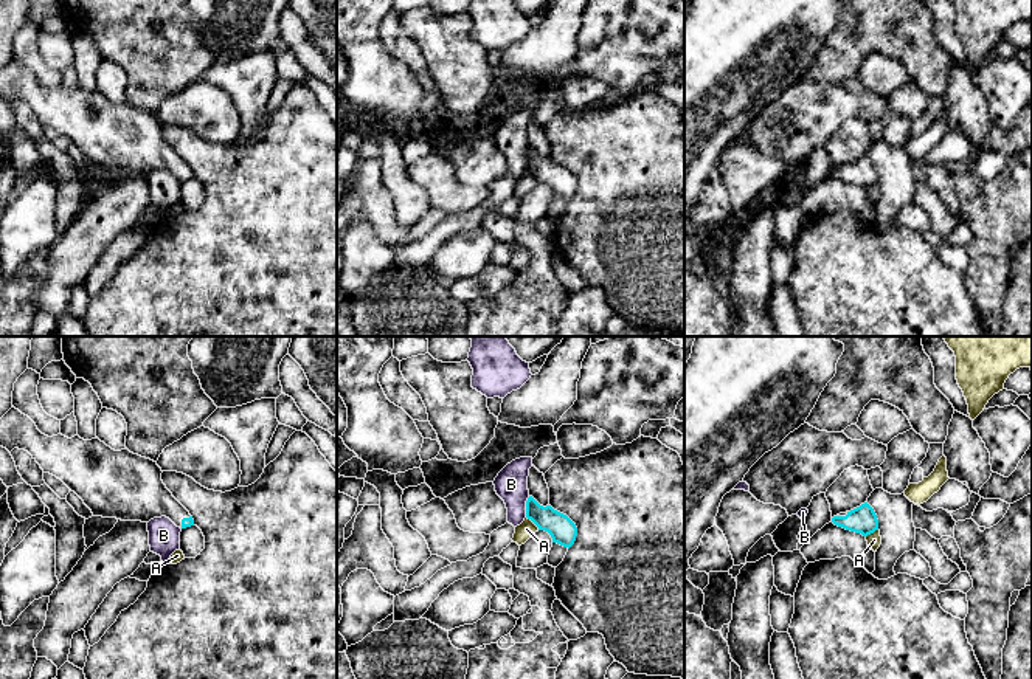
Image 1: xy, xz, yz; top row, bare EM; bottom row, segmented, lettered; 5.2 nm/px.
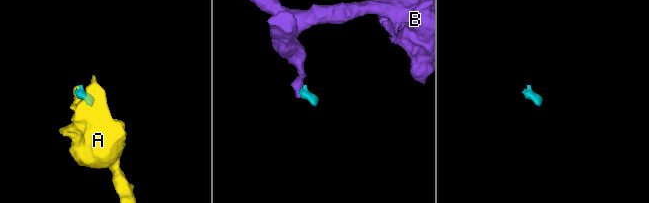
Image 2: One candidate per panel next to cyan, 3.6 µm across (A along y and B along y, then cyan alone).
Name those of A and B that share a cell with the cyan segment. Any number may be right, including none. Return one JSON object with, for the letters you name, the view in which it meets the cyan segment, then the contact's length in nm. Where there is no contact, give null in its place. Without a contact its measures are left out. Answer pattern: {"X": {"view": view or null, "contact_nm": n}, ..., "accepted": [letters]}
{"accepted": []}

